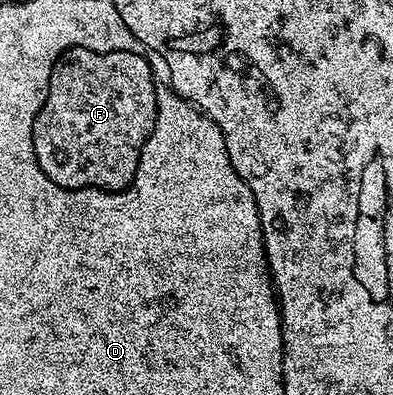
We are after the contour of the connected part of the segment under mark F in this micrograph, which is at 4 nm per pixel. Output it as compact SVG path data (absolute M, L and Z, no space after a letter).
M71 48L54 63L48 93L32 125L33 150L40 169L64 189L105 189L121 192L138 170L139 155L157 122L157 95L150 63L135 49Z

